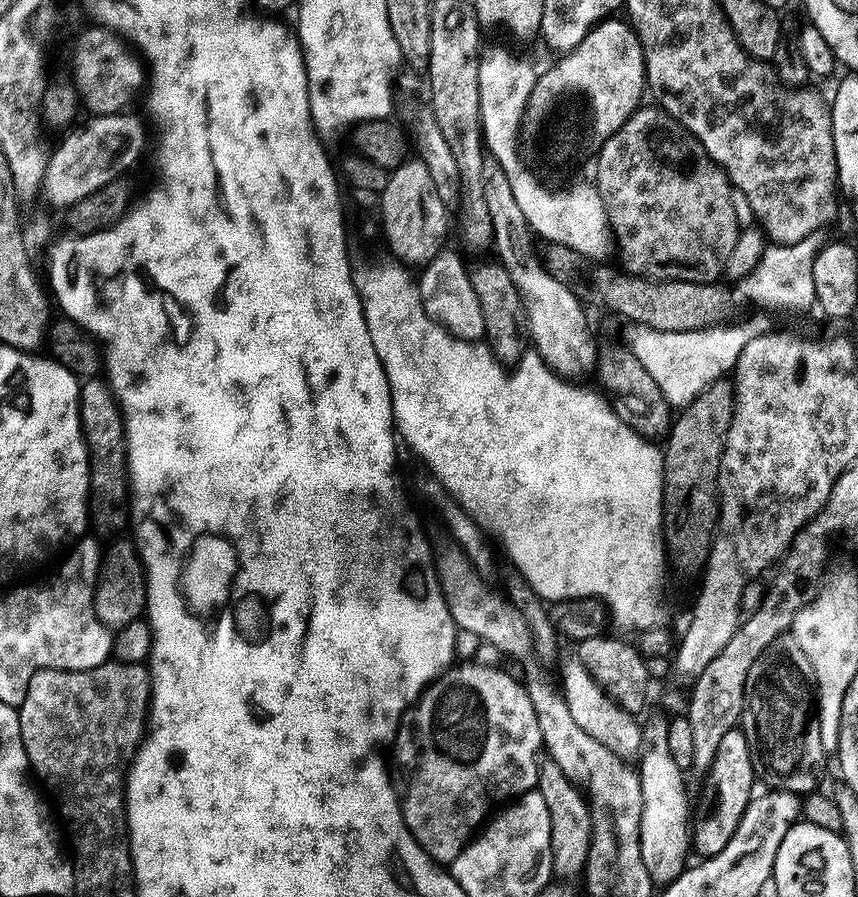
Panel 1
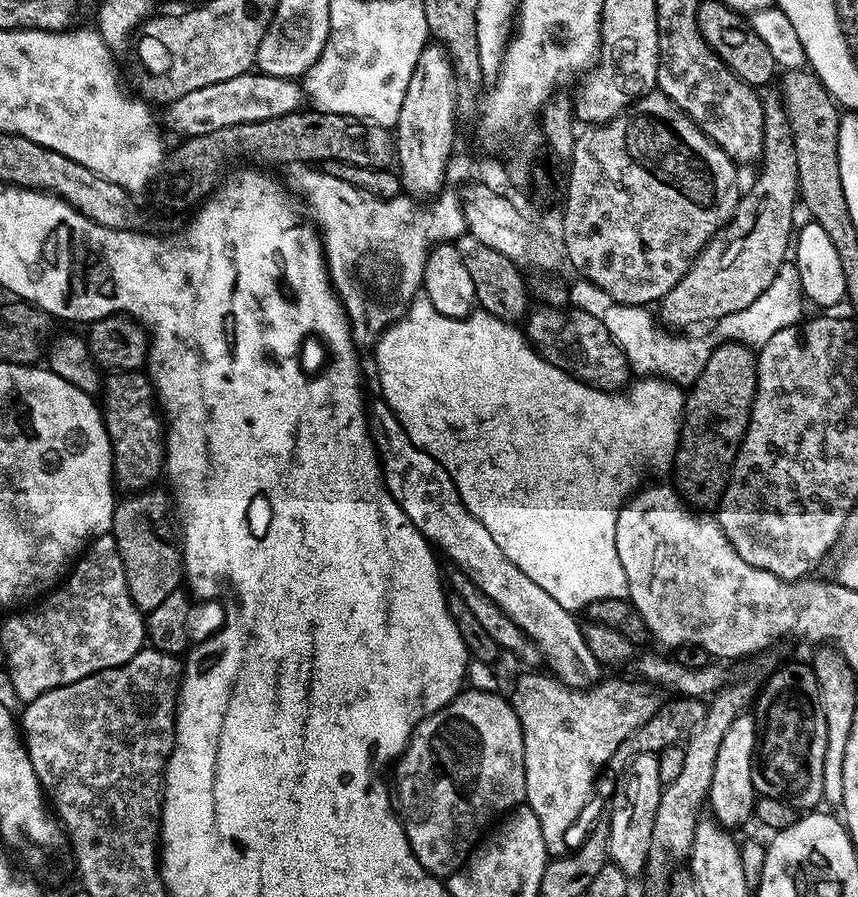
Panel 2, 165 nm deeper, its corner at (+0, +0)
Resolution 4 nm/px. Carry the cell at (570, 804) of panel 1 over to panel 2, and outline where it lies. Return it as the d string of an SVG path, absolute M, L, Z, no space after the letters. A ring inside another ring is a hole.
M524 670L524 673L516 680L516 685L513 686L512 692L510 691L510 699L514 710L518 714L518 722L522 726L522 742L524 743L524 761L526 762L526 794L524 795L527 807L534 810L534 814L538 814L538 820L542 826L542 836L546 842L546 850L548 851L549 857L555 858L563 856L569 851L570 843L568 844L568 831L575 826L580 820L580 815L584 812L584 807L587 806L587 796L591 794L592 787L596 784L596 775L600 771L605 771L606 765L609 763L612 755L615 754L618 746L622 741L630 737L636 730L638 730L648 719L655 715L656 711L661 706L661 697L655 696L657 693L643 692L639 688L641 685L627 684L624 680L608 680L605 679L603 682L585 690L582 688L567 688L562 681L557 680L555 676L551 674L545 674L536 672L540 670Z

